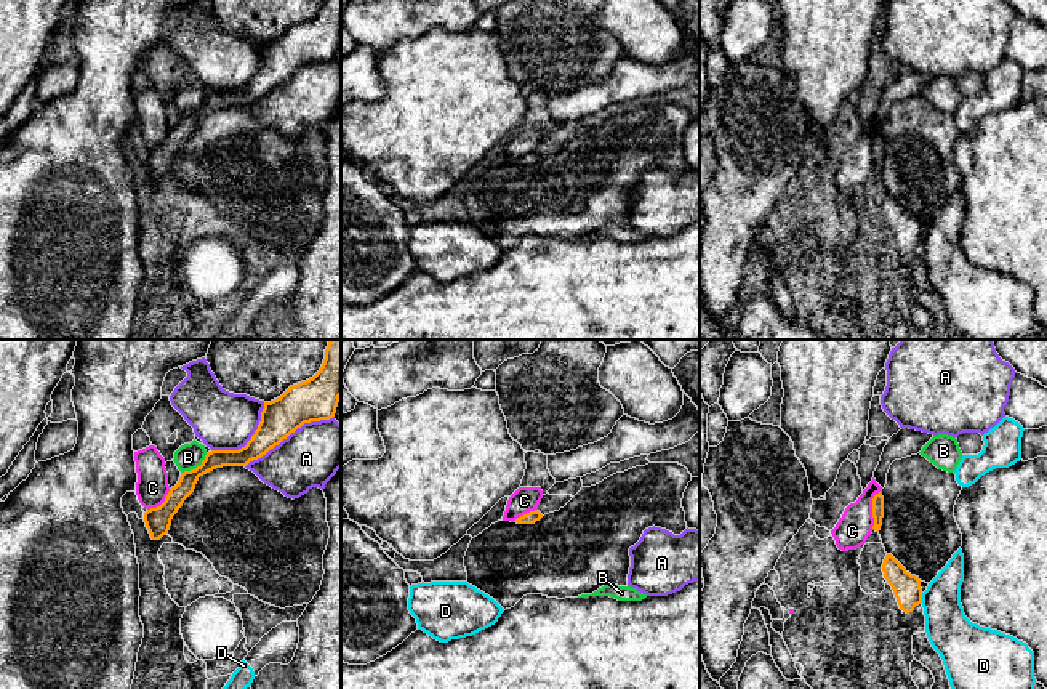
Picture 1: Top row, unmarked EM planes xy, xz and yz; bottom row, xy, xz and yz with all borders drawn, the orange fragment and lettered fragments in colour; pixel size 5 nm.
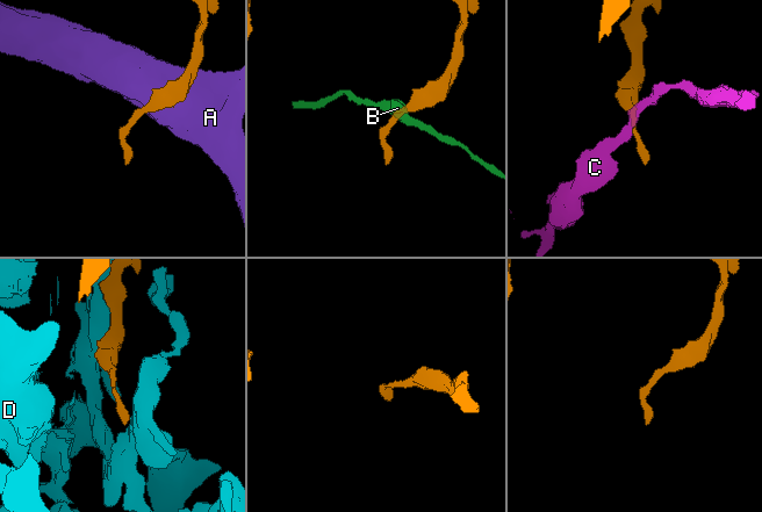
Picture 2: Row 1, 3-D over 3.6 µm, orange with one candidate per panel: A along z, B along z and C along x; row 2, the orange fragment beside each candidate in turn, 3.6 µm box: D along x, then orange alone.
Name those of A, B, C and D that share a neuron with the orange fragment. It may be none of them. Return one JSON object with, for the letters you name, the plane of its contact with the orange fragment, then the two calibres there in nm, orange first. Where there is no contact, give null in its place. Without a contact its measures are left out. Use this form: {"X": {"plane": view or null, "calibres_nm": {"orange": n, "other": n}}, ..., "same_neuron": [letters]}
{"same_neuron": []}

